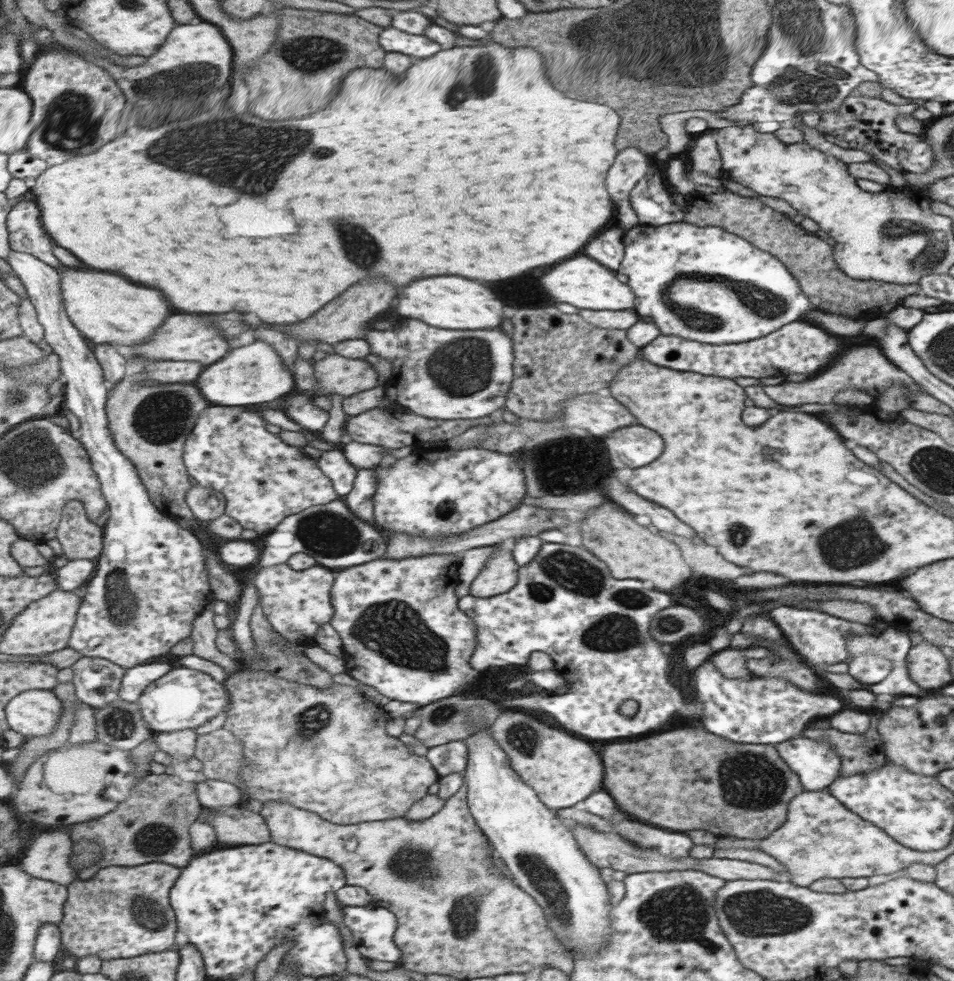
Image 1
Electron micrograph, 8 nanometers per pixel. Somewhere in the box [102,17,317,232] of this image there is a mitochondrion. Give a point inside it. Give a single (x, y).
(184, 83)

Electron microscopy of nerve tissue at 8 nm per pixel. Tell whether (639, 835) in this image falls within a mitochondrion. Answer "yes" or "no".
yes

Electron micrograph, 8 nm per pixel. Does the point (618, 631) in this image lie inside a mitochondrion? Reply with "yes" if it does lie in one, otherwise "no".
yes

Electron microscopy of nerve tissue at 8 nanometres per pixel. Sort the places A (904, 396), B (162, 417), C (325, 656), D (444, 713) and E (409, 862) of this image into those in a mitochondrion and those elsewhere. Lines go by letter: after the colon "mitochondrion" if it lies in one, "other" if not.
A: mitochondrion
B: mitochondrion
C: other
D: mitochondrion
E: mitochondrion

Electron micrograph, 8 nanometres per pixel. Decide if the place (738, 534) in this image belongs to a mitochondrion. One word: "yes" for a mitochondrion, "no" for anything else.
yes

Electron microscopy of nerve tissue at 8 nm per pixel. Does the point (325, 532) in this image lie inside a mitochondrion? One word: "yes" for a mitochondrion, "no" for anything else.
yes

